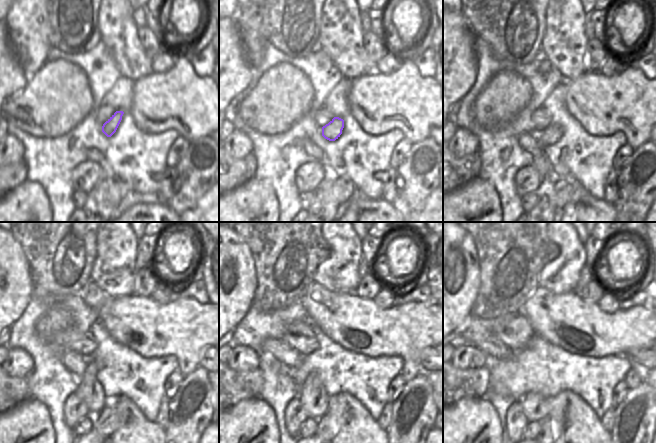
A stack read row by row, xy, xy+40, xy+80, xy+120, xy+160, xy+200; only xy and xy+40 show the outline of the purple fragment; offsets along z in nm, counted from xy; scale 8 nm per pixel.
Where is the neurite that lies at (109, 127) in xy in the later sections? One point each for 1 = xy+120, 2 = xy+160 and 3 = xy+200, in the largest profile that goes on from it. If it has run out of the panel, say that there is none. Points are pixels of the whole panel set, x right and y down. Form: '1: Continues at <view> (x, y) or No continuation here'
1: Continues at xy+120 (89, 390)
2: Continues at xy+160 (313, 396)
3: Continues at xy+200 (535, 406).

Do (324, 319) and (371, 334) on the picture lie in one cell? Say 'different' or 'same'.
same

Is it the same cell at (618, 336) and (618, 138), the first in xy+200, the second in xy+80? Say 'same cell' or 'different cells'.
different cells

